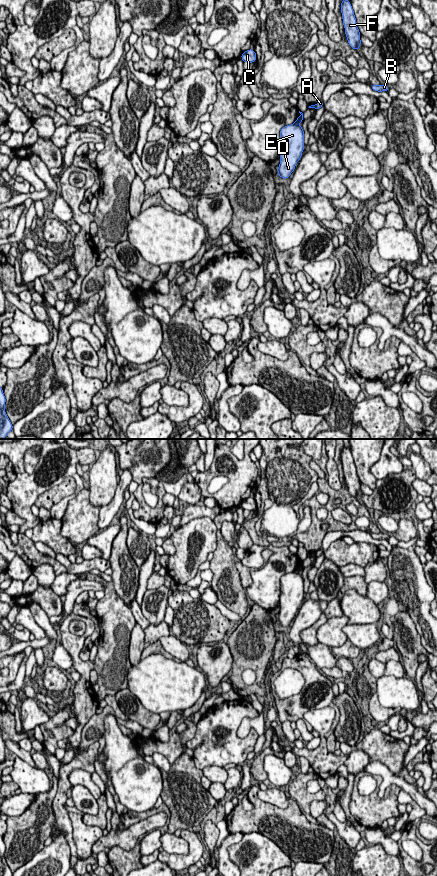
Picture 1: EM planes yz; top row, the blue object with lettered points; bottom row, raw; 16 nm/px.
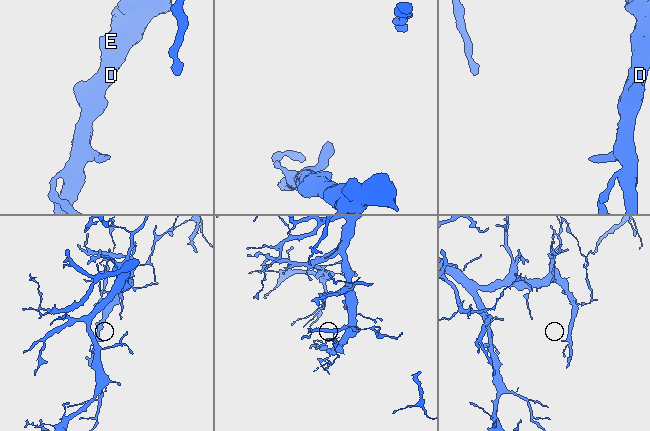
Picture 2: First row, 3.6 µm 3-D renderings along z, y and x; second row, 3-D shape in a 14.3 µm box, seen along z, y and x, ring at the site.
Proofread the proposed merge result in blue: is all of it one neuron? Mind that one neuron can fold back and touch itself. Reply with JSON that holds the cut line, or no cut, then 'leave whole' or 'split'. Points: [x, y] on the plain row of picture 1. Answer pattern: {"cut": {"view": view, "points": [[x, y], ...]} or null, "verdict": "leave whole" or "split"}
{"cut": {"view": "yz", "points": [[316, 553], [314, 555]]}, "verdict": "split"}

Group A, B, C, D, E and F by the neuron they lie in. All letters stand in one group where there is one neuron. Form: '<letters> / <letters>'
A B F / C D E

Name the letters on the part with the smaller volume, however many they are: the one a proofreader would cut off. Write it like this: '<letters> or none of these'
A, B, F

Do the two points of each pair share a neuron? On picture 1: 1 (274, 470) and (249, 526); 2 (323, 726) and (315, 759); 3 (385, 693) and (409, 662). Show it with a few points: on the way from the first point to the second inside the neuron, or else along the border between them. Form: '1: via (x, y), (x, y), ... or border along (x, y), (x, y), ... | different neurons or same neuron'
1: via (272, 484), (262, 494), (261, 512) | same neuron
2: via (322, 734), (321, 751) | same neuron
3: border along (408, 677), (412, 680) | different neurons

